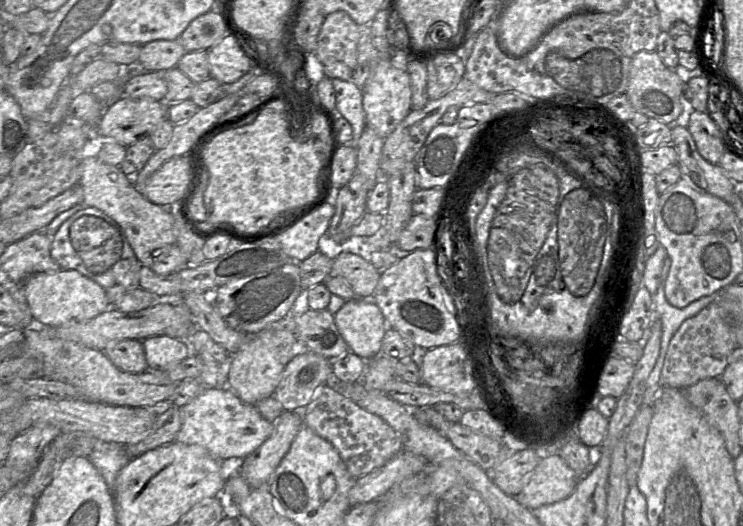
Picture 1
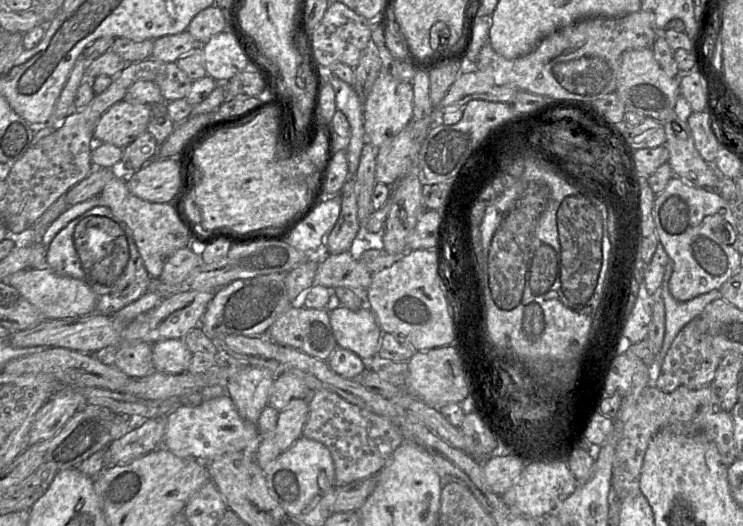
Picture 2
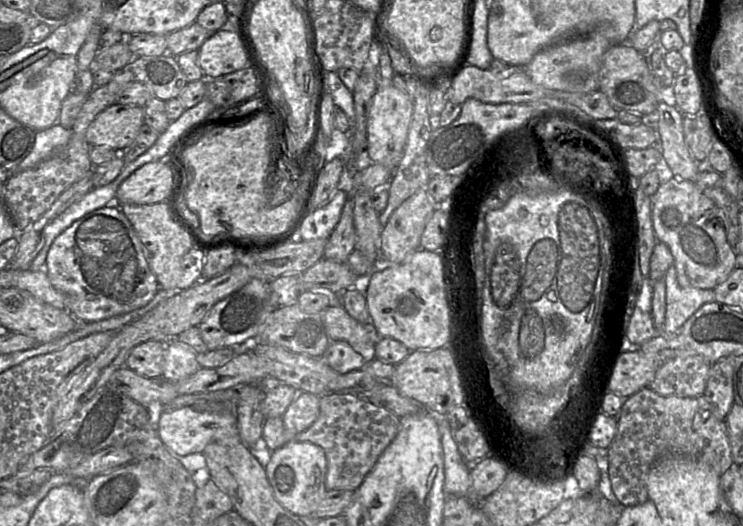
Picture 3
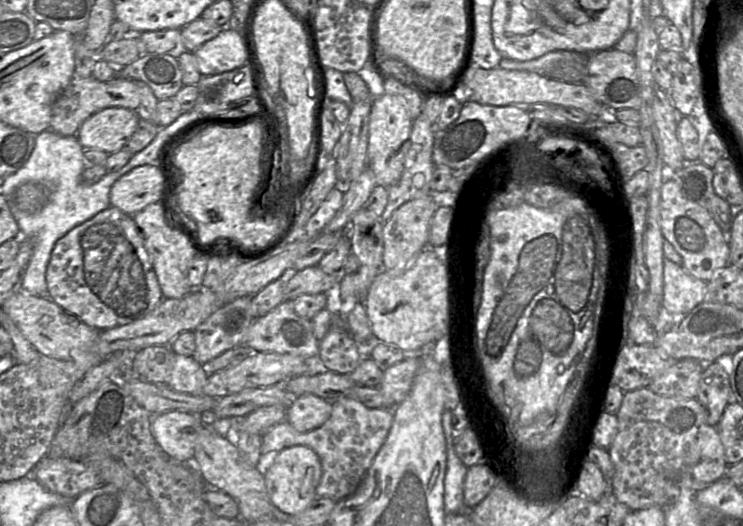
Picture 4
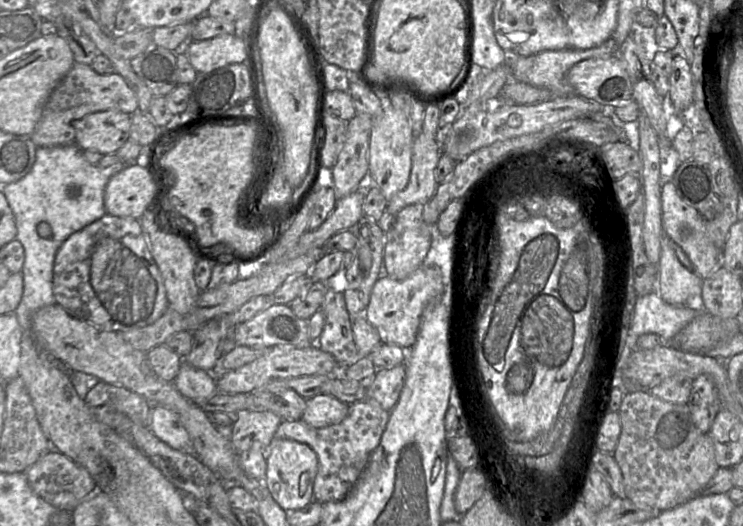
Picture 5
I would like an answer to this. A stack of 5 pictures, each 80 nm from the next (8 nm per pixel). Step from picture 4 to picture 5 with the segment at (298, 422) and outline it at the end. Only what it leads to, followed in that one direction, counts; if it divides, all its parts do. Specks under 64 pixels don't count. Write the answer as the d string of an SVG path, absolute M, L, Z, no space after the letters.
M321 394L306 400L306 409L301 420L314 428L338 424L349 412L348 403L331 395Z

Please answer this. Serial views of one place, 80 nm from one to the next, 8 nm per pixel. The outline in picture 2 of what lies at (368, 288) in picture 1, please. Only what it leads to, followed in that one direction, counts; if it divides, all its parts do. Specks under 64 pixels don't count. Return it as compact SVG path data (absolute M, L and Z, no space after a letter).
M349 252L329 254L318 259L314 285L322 285L330 290L346 287L357 292L367 292L372 274Z

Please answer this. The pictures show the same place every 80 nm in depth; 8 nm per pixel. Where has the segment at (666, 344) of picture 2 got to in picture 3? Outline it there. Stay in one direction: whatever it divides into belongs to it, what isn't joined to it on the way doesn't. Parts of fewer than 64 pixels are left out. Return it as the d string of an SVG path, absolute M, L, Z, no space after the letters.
M675 266L668 268L665 282L665 318L661 331L670 335L678 329L705 303L715 301L713 289L681 287L677 281Z

